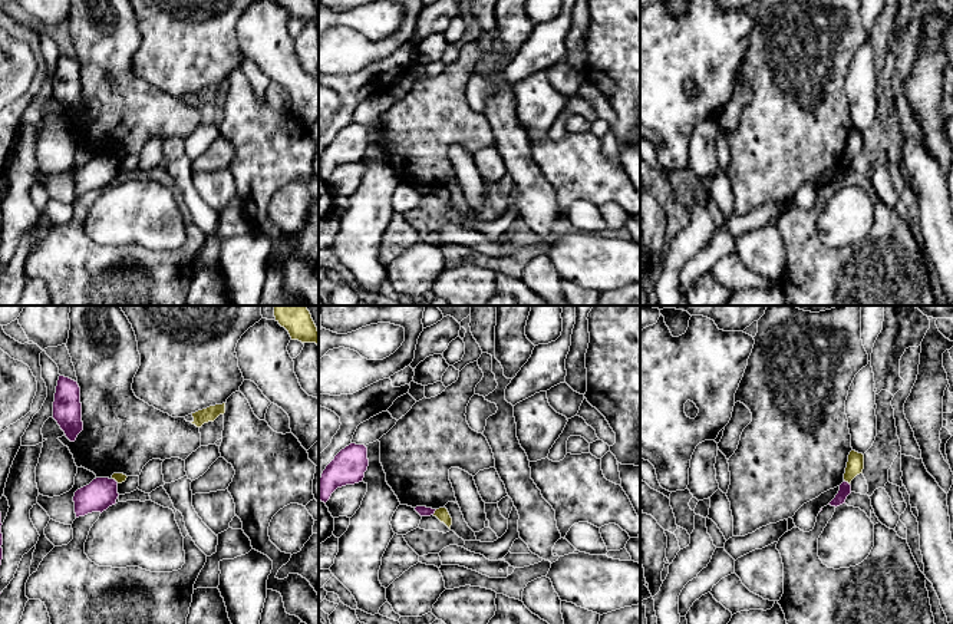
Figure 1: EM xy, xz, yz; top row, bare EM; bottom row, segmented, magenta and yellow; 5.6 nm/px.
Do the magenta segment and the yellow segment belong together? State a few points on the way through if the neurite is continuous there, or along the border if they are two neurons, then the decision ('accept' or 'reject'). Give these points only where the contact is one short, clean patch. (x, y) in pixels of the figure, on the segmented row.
border xz (437, 509), (432, 514); reject

